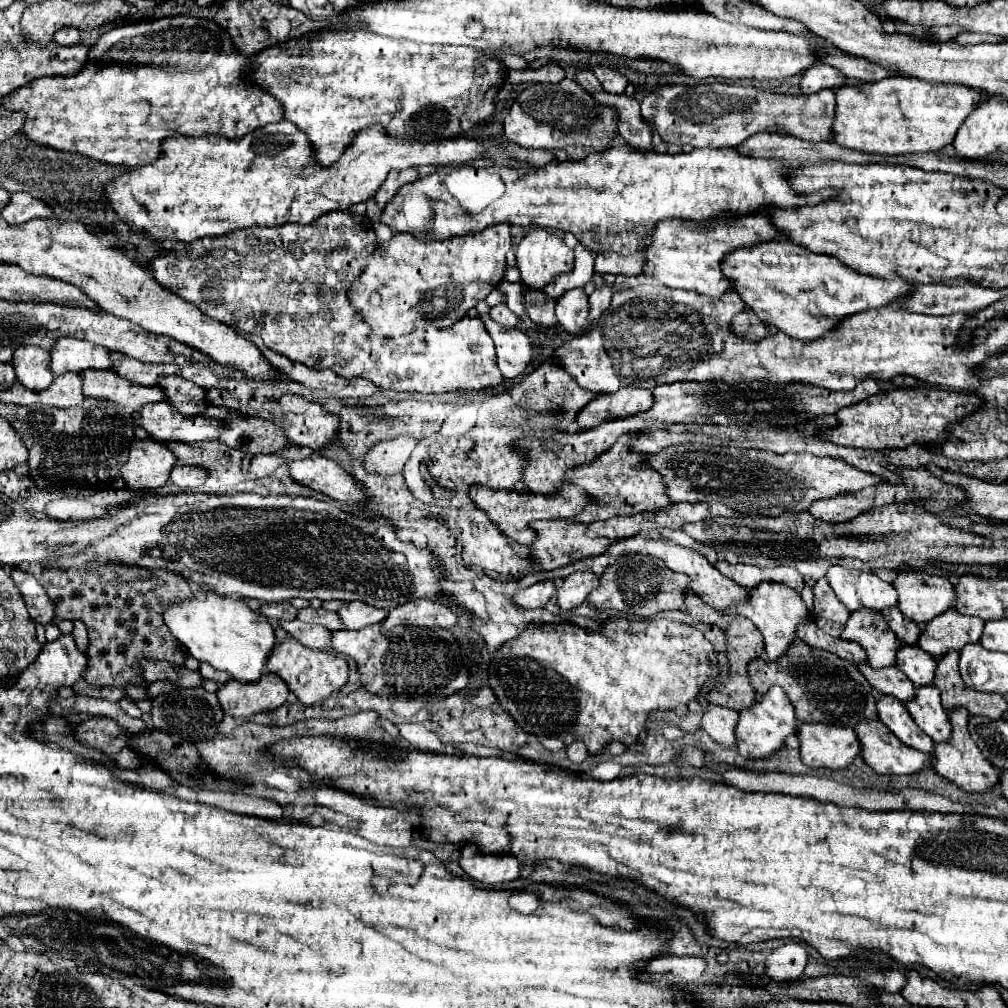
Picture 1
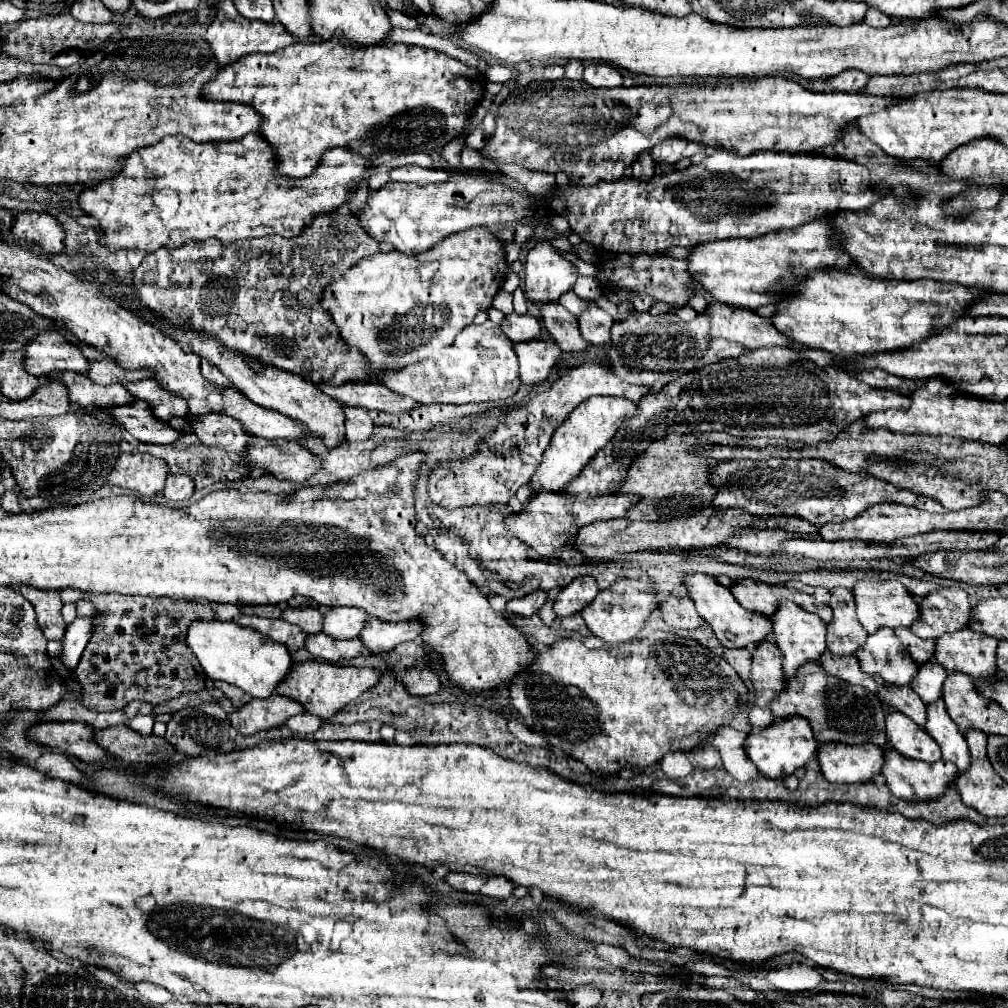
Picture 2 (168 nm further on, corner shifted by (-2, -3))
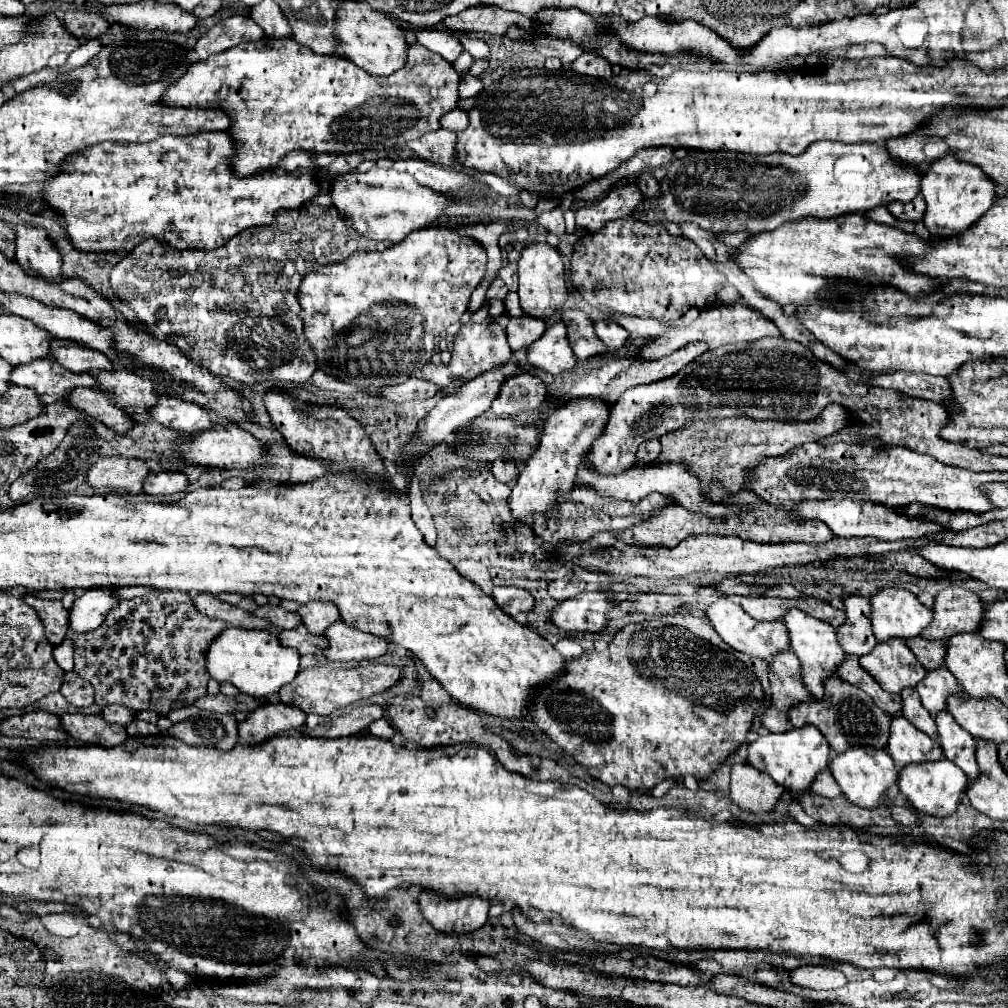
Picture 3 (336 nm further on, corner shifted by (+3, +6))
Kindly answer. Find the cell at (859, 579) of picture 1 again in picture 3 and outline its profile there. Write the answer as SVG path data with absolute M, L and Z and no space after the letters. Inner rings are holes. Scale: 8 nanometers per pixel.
M880 589L870 597L872 631L878 641L890 637L916 637L932 621L932 609L924 607L918 597L906 589Z

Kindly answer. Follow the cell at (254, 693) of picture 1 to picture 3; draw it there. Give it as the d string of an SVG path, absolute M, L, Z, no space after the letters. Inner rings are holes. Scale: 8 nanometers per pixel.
M266 701L248 713L246 721L238 723L238 735L244 743L256 745L280 731L296 731L304 725L304 721L306 715L304 711L298 711L298 707Z

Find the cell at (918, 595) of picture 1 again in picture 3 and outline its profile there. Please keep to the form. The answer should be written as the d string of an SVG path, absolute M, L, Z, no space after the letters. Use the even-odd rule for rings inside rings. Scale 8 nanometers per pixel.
M946 587L934 599L932 605L934 619L926 631L924 639L948 639L954 633L976 633L980 617L984 611L978 595L964 587Z

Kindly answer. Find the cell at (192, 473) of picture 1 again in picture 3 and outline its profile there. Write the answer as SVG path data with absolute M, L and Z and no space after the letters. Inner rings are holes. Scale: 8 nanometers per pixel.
M180 471L150 473L144 481L144 493L148 495L172 495L188 489L188 479Z

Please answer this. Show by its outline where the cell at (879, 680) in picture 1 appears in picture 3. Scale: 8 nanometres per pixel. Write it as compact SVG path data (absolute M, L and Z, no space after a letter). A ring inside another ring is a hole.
M904 689L902 693L902 715L914 725L918 727L920 731L924 731L926 735L930 735L932 739L938 737L936 733L936 723L932 719L932 715L926 715L926 709L922 707L920 699L918 699L918 693L914 689ZM908 691L908 695L906 695Z

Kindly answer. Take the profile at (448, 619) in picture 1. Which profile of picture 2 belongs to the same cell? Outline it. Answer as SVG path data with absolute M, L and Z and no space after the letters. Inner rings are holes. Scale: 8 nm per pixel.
M367 618L363 632L359 632L359 640L363 646L369 650L373 656L383 656L391 652L397 644L415 640L423 626L419 620L409 620L409 622L381 622L375 618Z

